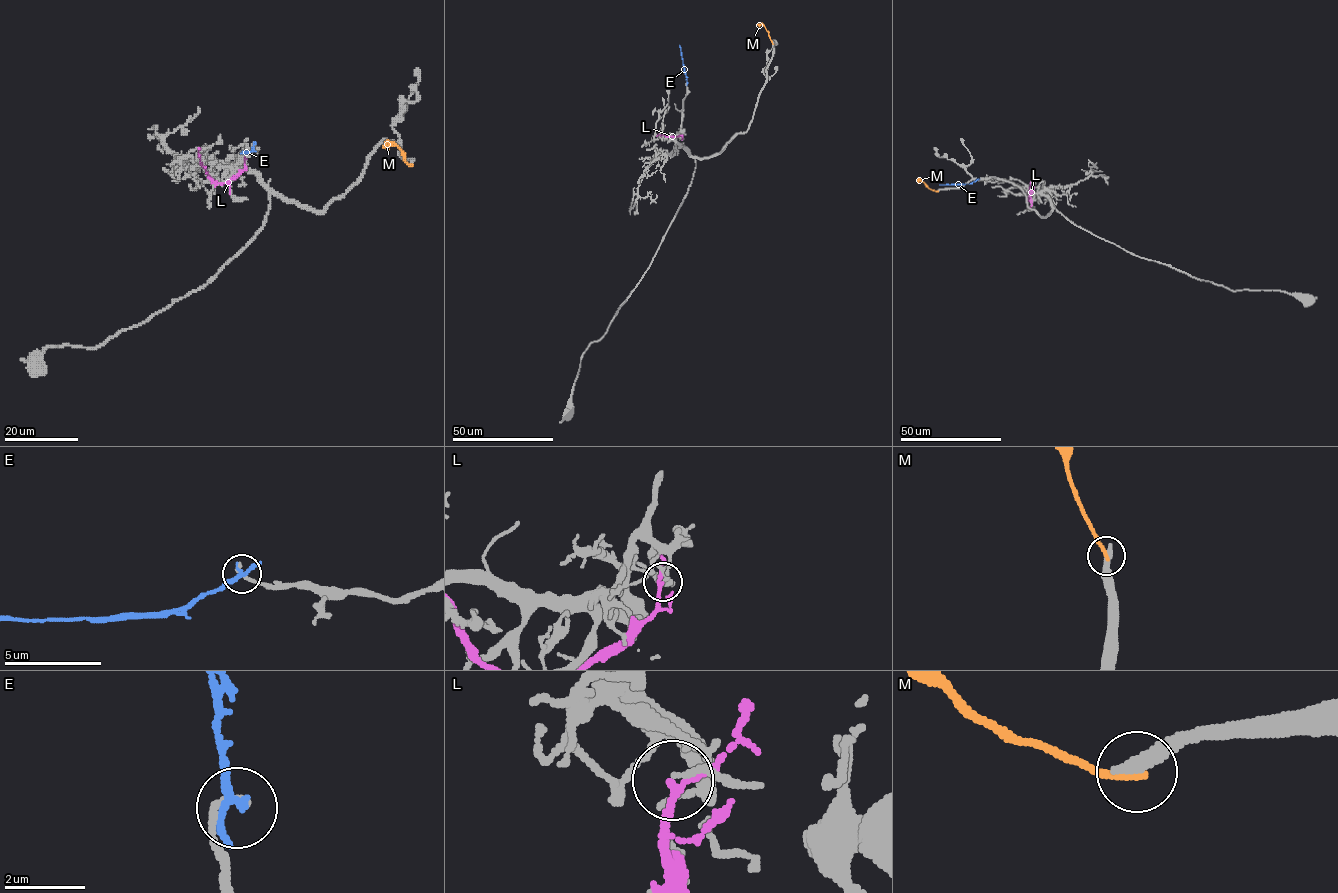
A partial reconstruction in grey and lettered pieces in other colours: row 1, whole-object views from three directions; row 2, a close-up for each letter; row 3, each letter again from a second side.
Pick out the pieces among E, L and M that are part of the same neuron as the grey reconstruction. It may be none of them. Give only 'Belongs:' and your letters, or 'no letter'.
Belongs: no letter

